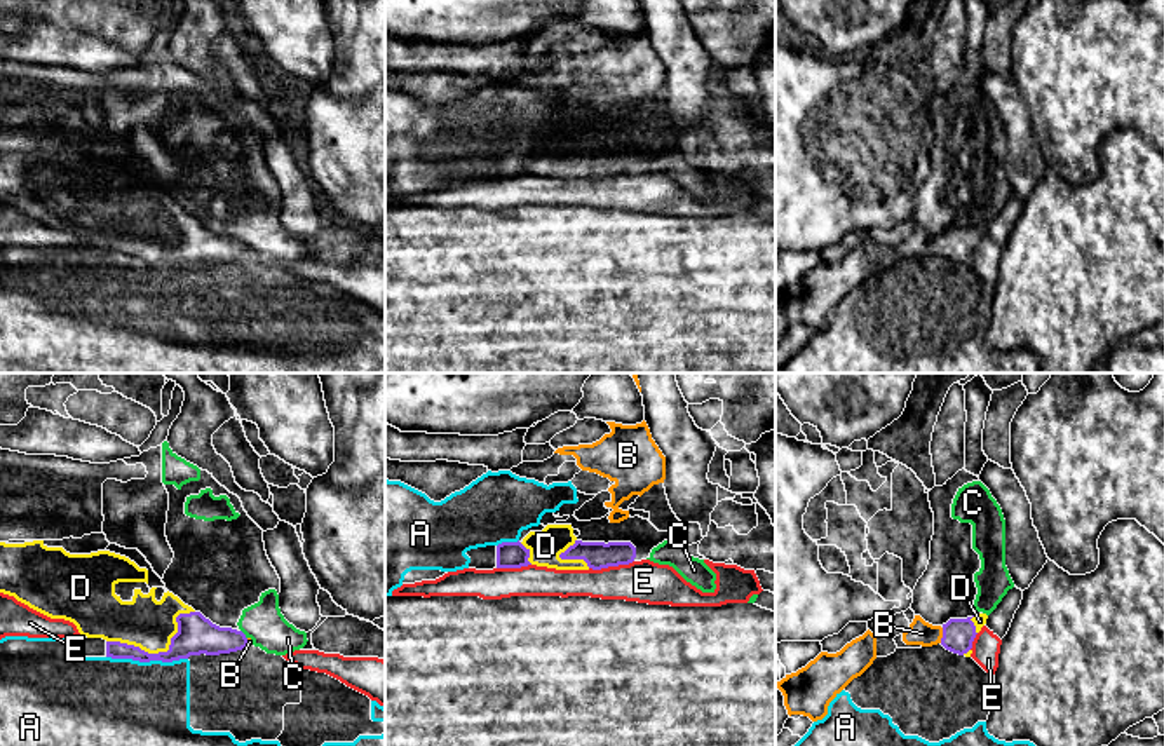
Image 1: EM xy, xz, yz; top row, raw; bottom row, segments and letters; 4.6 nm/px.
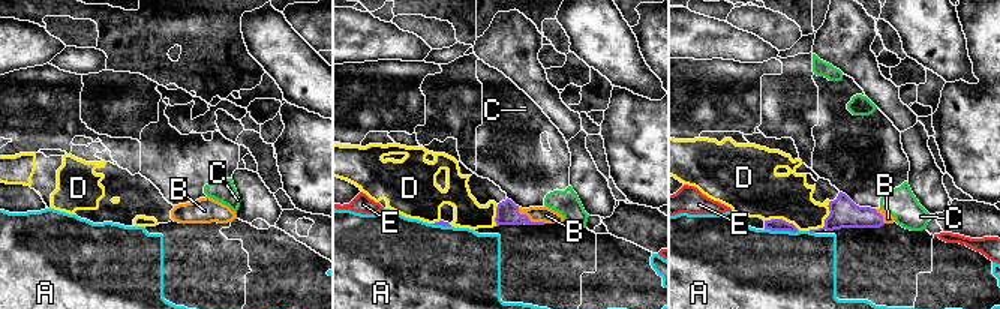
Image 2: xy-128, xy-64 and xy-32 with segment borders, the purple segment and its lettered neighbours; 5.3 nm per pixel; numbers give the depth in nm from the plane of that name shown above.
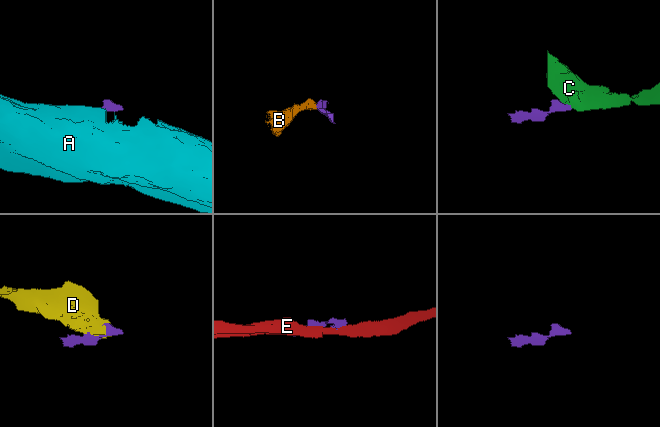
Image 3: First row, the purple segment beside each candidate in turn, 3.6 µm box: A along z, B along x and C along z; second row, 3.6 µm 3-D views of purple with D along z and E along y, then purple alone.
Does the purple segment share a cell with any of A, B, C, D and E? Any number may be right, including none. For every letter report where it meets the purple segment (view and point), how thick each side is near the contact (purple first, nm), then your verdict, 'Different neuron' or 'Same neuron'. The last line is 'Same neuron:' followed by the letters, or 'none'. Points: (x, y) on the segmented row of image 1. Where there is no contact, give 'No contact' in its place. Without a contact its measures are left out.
A: Touches purple at xy (147, 661). Thickness 170 nm (purple) against 400 nm. Different neuron
B: Touches purple at yz (943, 635). Thickness 140 nm (purple) against 110 nm. Same neuron
C: Touches purple at xy (244, 635). Thickness 180 nm (purple) against 190 nm. Different neuron
D: Touches purple at xy (161, 652). Thickness 180 nm (purple) against 240 nm. Same neuron
E: Touches purple at xz (610, 565). Thickness 130 nm (purple) against 190 nm. Different neuron
Same neuron: B, D

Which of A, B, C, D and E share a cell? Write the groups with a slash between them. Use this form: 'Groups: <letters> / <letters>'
Groups: A / B D / C / E

